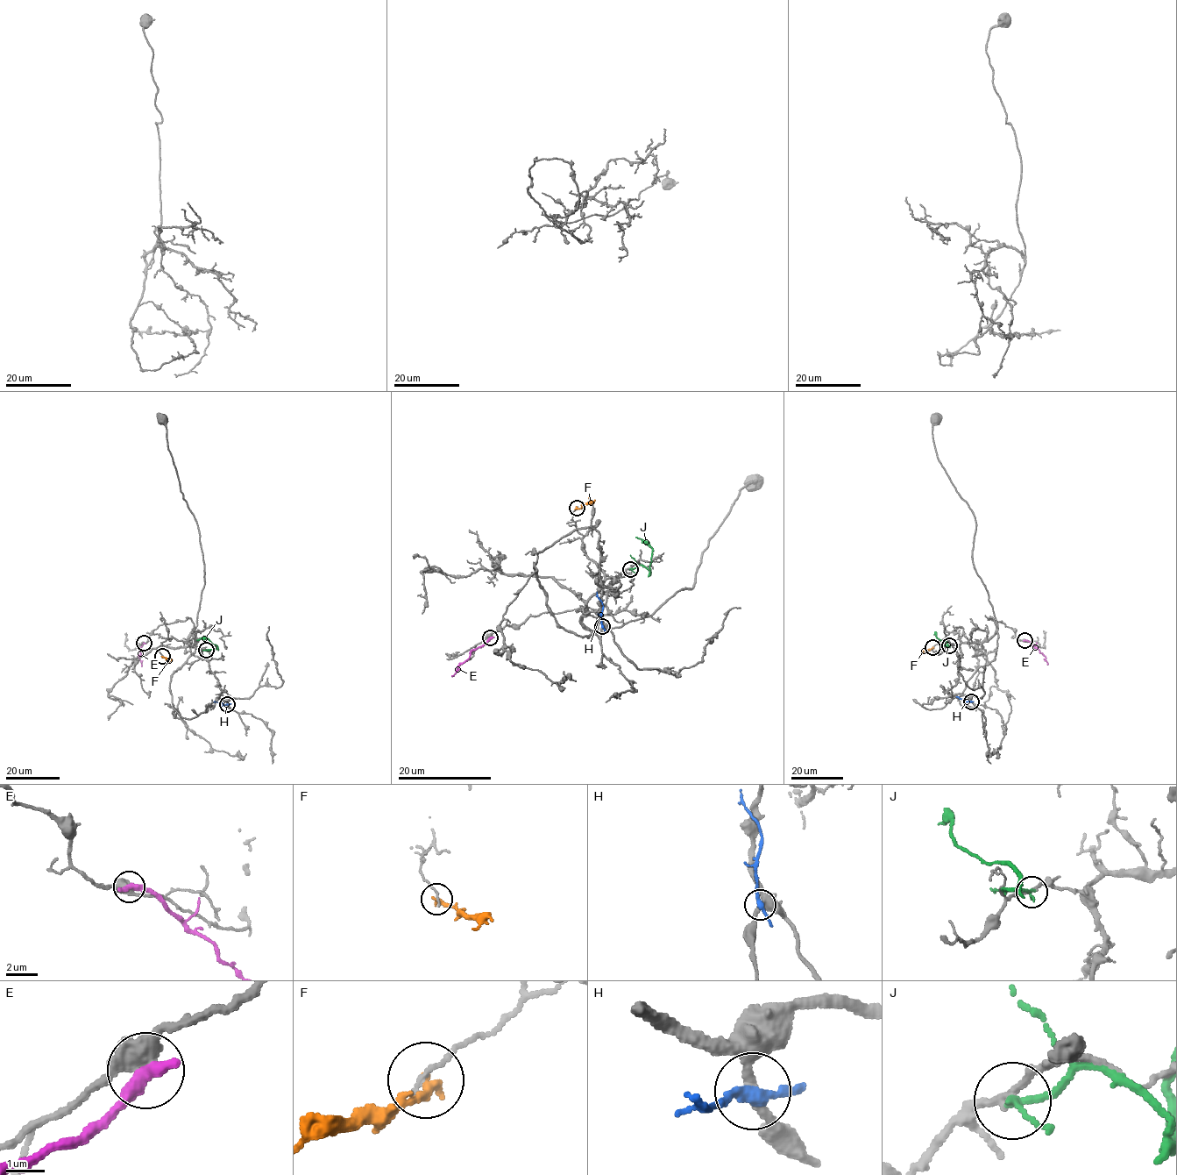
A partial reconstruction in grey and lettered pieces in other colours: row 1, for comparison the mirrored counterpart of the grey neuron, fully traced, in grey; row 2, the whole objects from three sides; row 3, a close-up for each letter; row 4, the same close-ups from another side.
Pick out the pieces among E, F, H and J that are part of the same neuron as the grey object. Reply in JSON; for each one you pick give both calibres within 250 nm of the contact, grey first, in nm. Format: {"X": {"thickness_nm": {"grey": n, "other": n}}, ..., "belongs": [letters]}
{"belongs": []}

